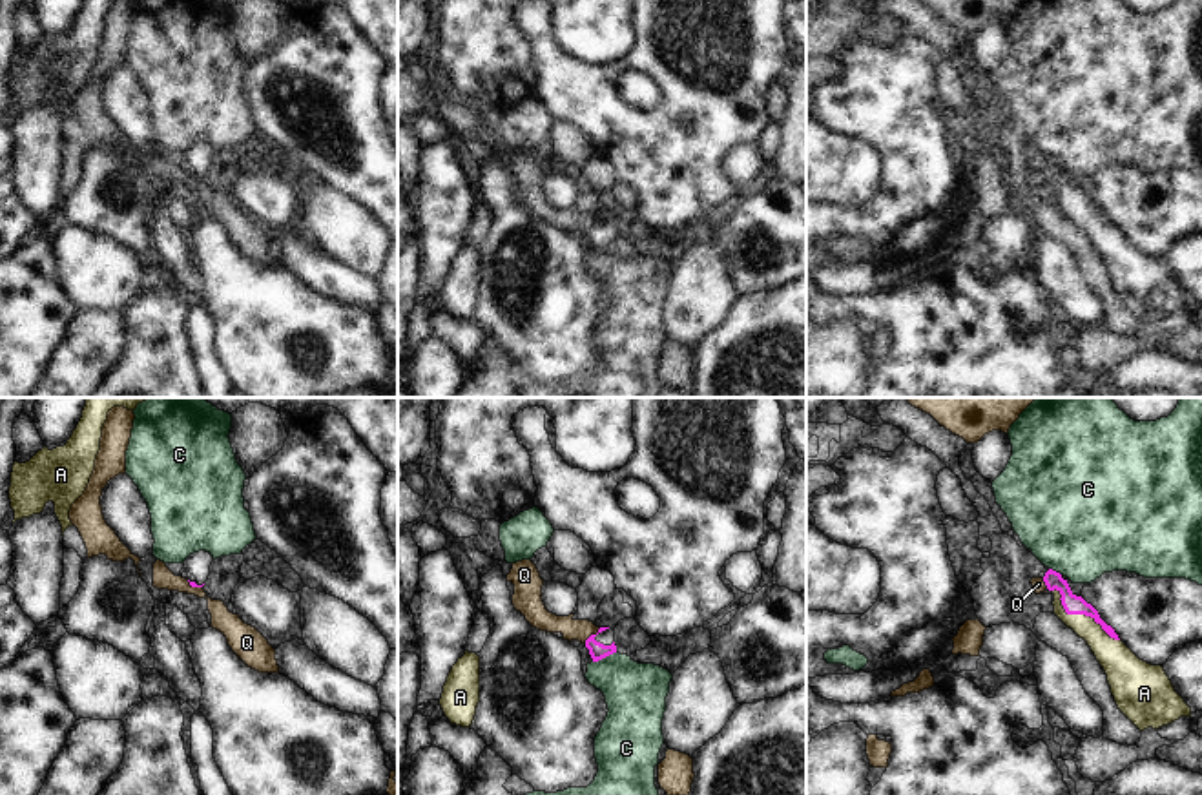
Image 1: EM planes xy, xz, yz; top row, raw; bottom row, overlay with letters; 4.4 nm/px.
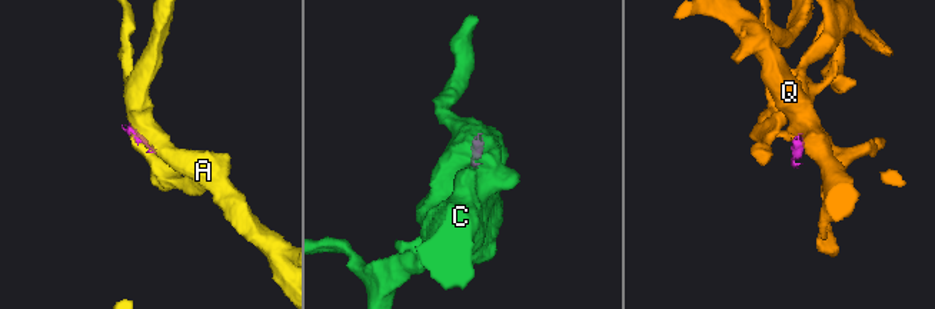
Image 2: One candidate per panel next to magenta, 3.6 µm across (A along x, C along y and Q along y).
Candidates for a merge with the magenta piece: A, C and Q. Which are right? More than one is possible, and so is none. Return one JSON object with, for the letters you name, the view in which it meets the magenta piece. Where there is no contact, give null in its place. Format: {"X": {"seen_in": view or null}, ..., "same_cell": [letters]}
{"A": {"seen_in": "yz"}, "same_cell": ["A"]}

